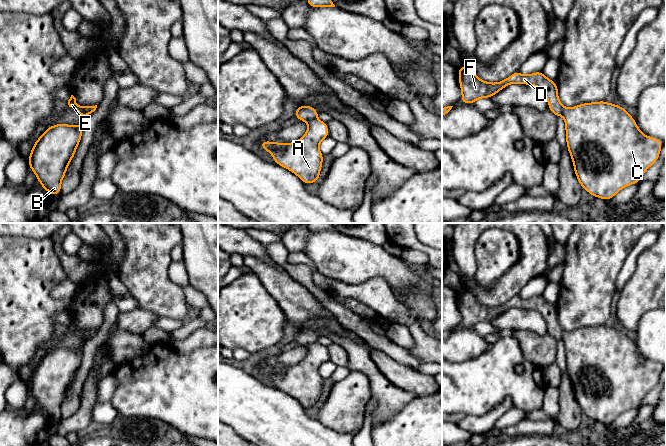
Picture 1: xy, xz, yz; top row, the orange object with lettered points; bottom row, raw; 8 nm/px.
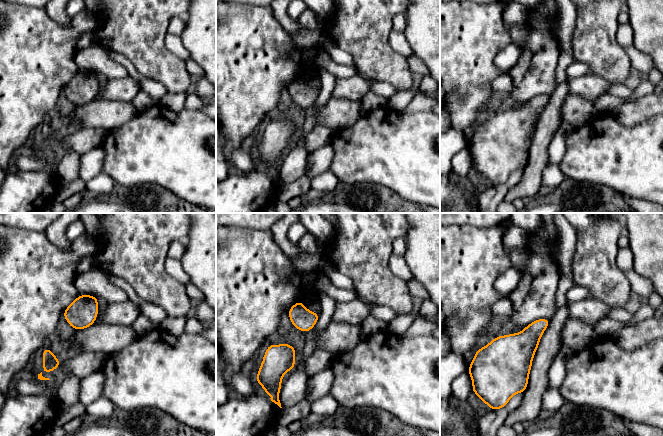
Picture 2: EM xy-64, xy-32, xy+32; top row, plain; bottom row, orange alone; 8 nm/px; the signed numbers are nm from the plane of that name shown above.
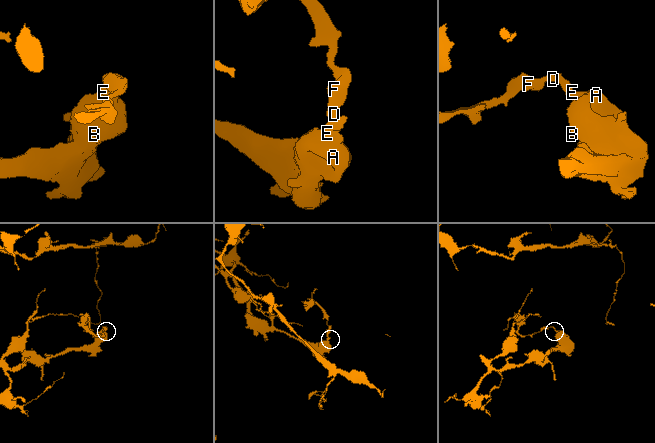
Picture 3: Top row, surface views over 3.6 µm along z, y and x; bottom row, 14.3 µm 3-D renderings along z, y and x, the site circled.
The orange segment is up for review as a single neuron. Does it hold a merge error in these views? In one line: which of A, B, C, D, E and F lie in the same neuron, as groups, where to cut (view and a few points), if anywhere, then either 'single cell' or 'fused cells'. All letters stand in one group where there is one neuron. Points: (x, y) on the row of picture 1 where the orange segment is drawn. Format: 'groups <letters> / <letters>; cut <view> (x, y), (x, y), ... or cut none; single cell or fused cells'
groups A B C / D E F; cut xy (92, 106), (86, 110), (85, 115); fused cells

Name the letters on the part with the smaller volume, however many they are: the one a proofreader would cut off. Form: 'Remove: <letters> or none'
Remove: D, E, F

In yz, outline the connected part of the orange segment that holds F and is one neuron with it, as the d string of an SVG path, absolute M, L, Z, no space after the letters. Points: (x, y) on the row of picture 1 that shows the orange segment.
M462 65L459 67L458 77L462 103L473 104L480 98L491 98L510 84L526 84L540 88L548 101L548 110L556 117L562 115L563 105L558 97L557 84L542 71L529 75L522 75L517 71L500 82L491 83L481 80L469 67Z

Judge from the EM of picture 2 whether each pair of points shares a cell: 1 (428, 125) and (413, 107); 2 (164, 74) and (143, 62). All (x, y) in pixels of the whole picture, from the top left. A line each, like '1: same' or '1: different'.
1: different
2: same

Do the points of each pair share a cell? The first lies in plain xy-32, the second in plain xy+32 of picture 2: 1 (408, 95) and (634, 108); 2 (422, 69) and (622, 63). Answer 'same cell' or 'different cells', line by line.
1: different cells
2: different cells

